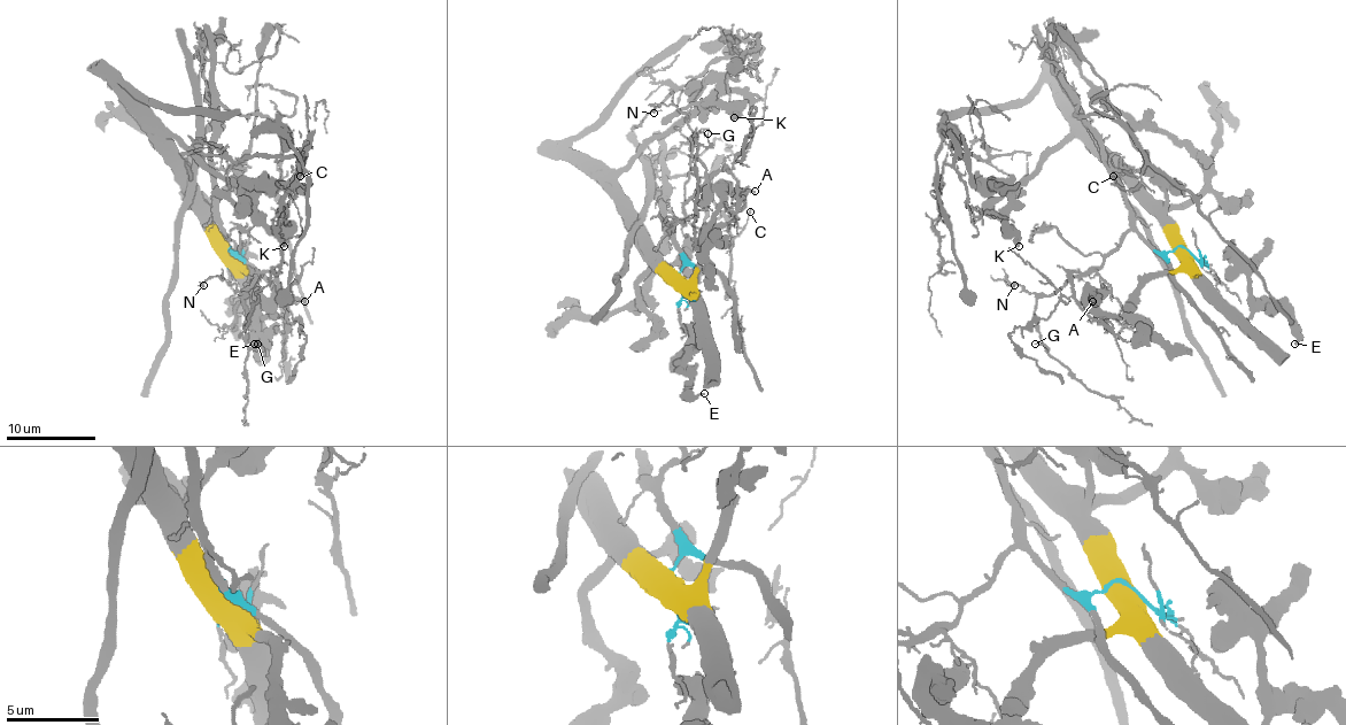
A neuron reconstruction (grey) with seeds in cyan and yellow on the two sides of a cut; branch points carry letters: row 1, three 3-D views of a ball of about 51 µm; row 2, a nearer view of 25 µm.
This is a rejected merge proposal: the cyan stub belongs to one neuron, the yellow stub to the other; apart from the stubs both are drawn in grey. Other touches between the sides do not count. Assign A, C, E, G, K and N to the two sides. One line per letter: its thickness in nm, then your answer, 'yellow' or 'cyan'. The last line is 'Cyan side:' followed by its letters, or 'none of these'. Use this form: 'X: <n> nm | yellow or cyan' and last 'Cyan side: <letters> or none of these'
A: 240 nm | yellow
C: 110 nm | cyan
E: 130 nm | yellow
G: 130 nm | cyan
K: 480 nm | yellow
N: 70 nm | cyan
Cyan side: C, G, N

